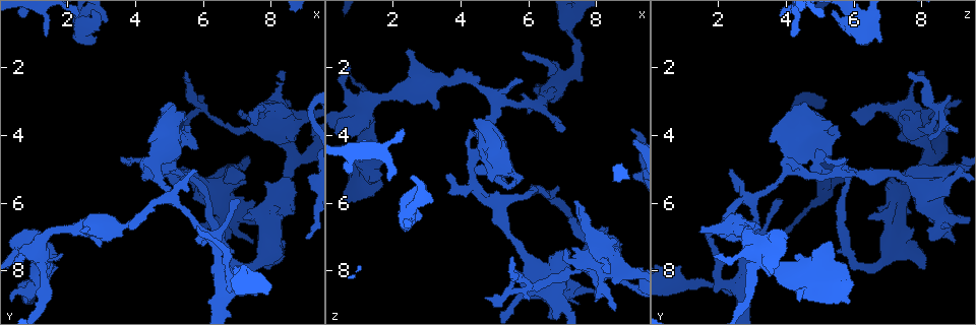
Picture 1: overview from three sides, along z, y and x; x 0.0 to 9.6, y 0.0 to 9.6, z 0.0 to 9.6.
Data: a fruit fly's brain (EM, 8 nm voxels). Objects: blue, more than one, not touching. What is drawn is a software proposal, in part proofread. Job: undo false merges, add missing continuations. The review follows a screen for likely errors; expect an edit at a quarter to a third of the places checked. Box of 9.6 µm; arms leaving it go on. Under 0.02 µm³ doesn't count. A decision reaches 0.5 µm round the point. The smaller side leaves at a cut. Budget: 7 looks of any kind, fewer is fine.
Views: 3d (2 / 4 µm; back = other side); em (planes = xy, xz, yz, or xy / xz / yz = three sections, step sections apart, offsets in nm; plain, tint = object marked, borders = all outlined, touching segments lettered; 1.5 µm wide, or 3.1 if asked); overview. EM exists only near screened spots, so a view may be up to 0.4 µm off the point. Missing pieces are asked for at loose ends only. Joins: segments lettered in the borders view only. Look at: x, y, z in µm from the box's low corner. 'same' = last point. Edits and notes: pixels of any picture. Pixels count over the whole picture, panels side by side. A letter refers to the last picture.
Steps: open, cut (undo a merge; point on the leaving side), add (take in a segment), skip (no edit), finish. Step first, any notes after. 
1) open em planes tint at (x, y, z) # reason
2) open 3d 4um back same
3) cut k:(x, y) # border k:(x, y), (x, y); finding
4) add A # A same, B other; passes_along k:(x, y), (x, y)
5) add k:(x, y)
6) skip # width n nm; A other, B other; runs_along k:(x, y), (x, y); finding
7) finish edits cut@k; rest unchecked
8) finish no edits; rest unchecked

open 3d 4um at (6.20, 7.00, 3.15) # abrupt turn

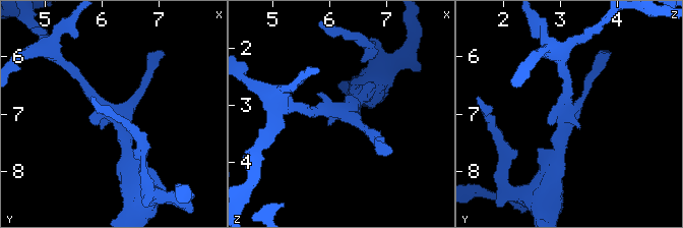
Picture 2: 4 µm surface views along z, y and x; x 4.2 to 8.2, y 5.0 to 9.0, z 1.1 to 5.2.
open em planes borders at (6.30, 6.95, 3.15) # now the EM

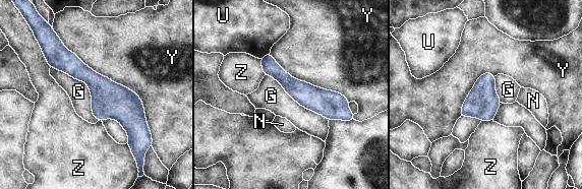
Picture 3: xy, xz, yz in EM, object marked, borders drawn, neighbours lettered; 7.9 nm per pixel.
skip # longest_contact Y 1050 nm; G other, N other, U other, Y other, Z other; runs_along 3:(73, 56), (133, 121), (139, 150); one neuron here

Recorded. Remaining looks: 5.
open 3d 2um at (5.80, 5.30, 7.45) # thick turns thin

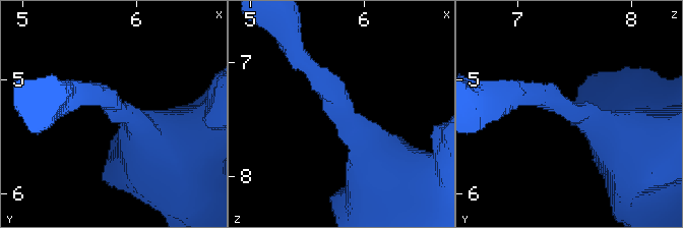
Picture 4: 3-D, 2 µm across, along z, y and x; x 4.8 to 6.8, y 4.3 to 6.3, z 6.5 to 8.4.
open em yz step 8 tint at (5.82, 5.26, 7.48)

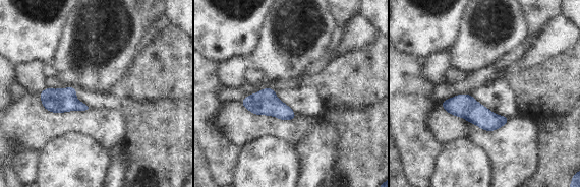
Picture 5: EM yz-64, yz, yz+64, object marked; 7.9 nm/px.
open em planes borders same

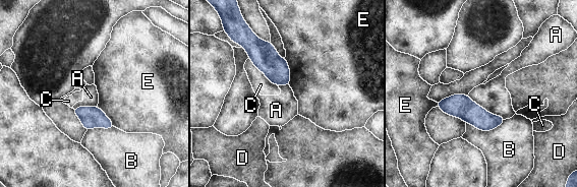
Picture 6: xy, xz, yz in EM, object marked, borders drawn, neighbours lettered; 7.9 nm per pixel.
skip # width 180 nm; A other, B other, C other, D other, E other; border 6:(467, 96), (488, 112), (505, 119); continuous, no second neuron

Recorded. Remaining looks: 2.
finish no edits; rest unchecked

